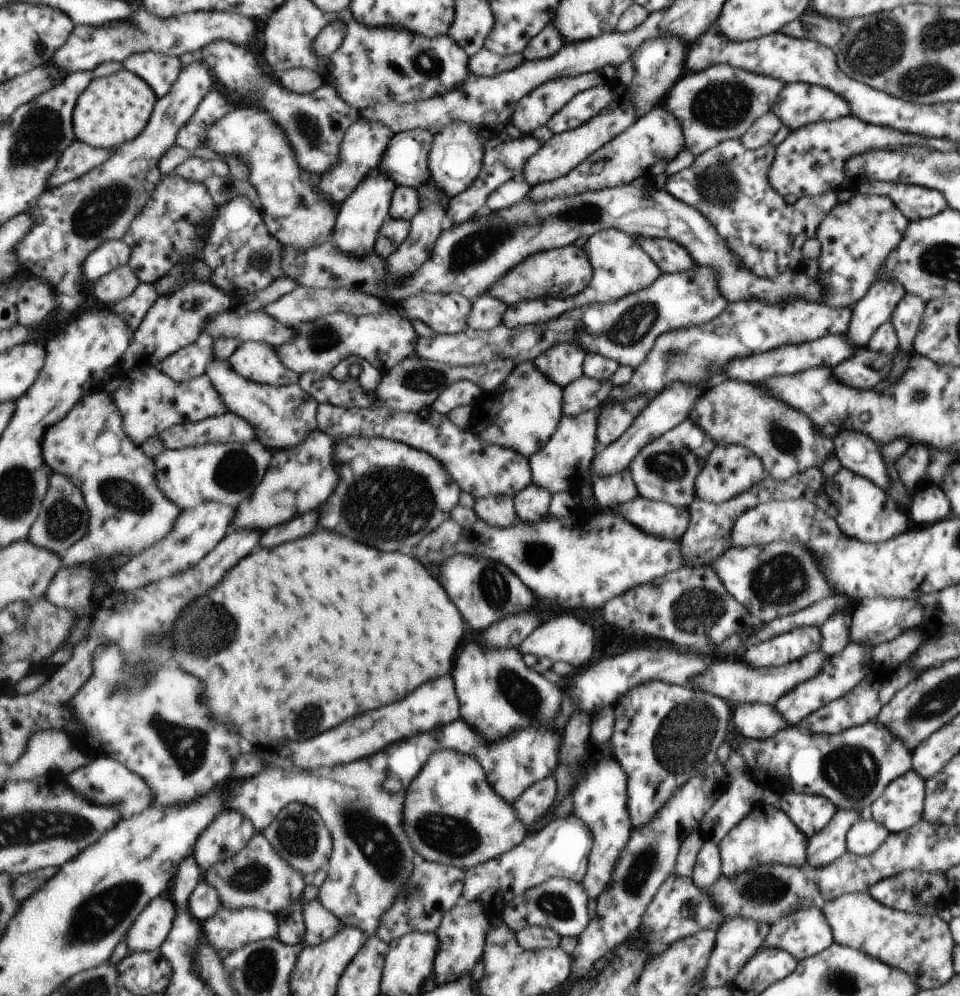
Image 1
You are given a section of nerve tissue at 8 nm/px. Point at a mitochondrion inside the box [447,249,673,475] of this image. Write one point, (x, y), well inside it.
(631, 326)

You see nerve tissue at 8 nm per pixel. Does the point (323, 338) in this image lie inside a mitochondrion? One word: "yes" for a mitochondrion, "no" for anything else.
yes

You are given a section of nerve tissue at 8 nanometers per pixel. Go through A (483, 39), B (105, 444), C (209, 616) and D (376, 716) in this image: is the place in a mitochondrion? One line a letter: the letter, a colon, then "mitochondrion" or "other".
A: other
B: other
C: mitochondrion
D: other

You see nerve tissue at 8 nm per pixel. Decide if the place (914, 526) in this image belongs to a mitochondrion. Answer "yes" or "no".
no

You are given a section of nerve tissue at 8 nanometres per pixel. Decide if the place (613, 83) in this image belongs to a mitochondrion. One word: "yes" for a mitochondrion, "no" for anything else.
no

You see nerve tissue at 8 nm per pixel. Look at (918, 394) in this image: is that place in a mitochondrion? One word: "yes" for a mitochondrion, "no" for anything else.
yes

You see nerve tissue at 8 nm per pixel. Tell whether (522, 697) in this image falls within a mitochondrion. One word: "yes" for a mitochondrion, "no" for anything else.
yes

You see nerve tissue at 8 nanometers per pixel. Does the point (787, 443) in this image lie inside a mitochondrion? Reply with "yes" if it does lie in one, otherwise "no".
yes

